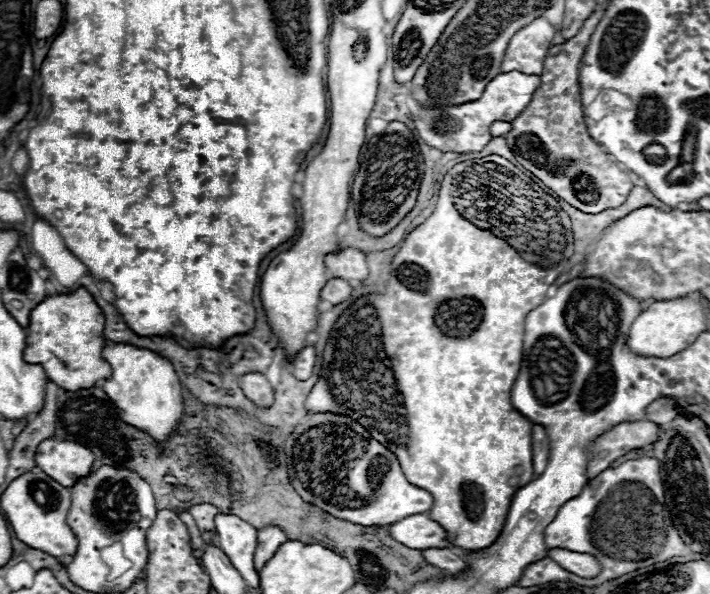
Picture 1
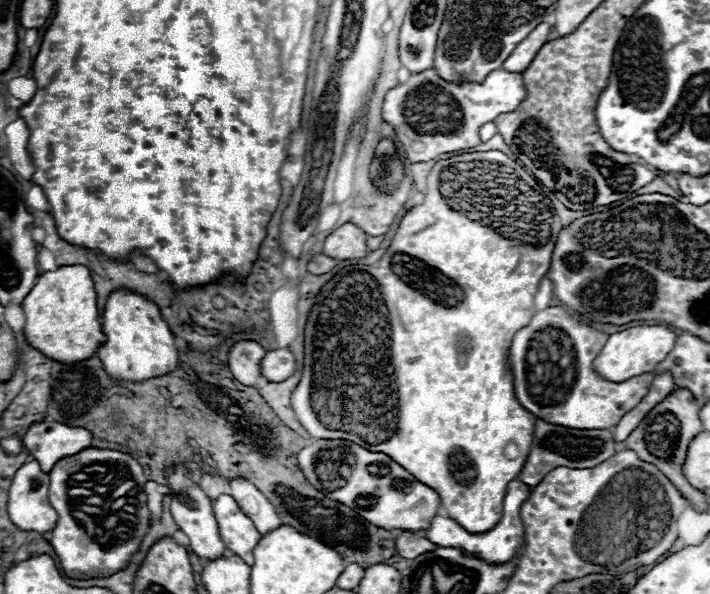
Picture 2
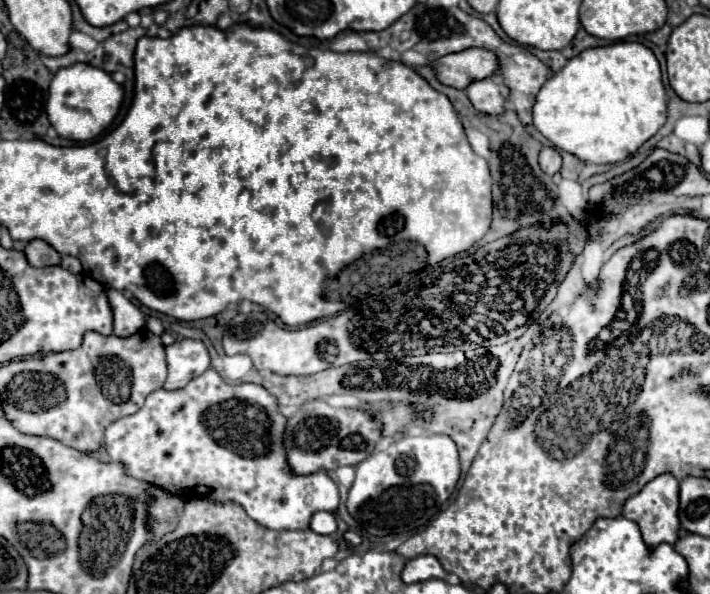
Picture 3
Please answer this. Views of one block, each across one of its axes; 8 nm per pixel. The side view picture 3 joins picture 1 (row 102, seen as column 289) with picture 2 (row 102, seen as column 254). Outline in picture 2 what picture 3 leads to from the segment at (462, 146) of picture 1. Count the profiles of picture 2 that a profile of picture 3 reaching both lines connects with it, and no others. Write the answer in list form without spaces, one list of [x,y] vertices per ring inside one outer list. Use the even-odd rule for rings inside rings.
[[[432,68],[410,74],[408,82],[392,88],[384,98],[382,118],[394,126],[396,136],[412,162],[428,162],[438,154],[474,148],[480,144],[480,126],[504,112],[514,112],[526,98],[522,74],[502,68],[490,72],[482,84],[446,84]]]

